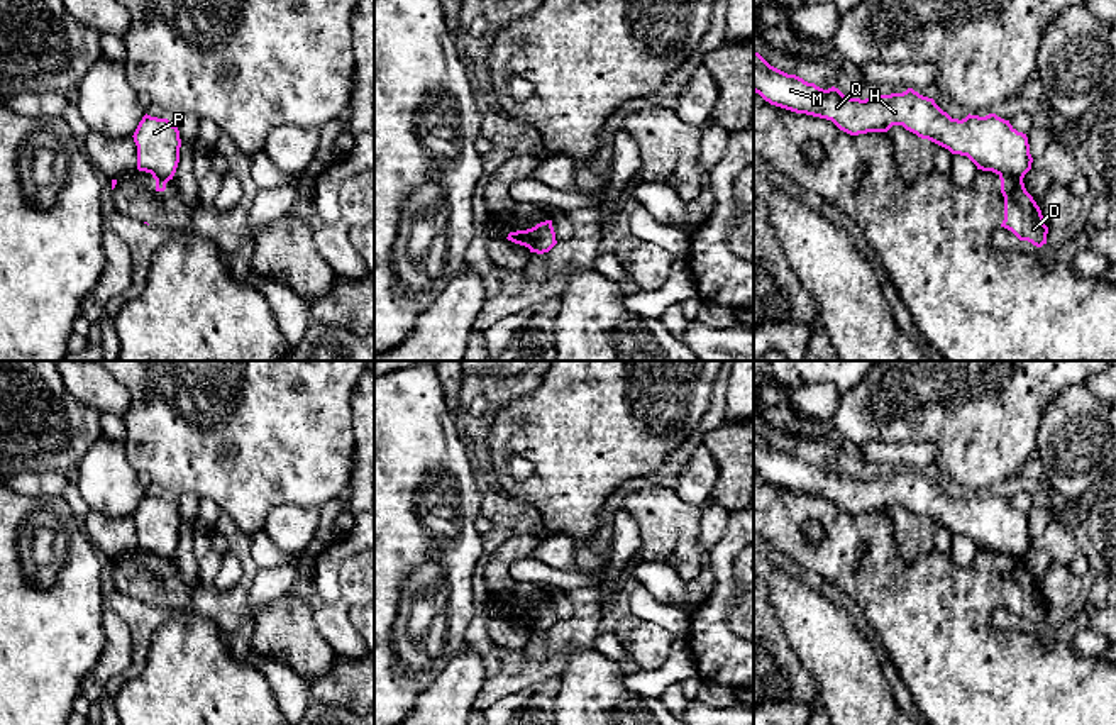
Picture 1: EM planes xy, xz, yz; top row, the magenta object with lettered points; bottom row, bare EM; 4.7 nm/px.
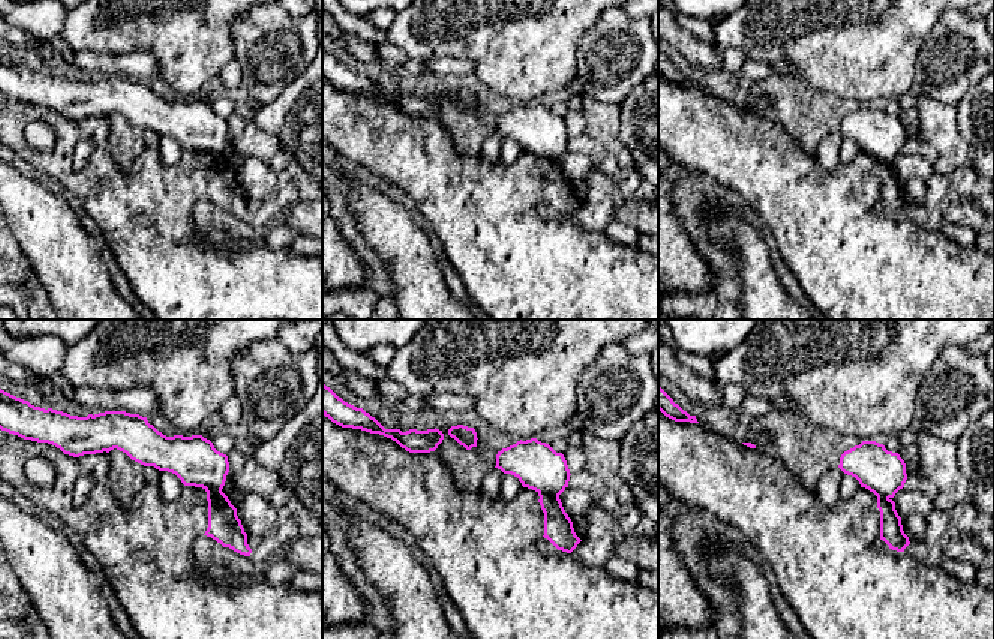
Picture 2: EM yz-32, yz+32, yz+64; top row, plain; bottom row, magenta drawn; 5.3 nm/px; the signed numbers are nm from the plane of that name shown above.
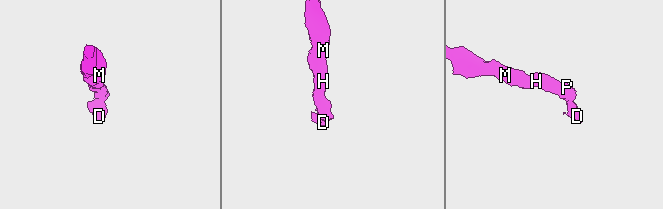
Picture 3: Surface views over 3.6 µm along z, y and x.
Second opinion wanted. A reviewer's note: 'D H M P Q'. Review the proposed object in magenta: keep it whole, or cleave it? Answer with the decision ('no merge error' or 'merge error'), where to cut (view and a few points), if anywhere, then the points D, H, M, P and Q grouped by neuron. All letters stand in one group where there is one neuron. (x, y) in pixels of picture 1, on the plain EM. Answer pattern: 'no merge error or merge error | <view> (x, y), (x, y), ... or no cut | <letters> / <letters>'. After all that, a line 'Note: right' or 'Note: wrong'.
merge error | yz (999, 553), (1022, 559) | D / H M P Q
Note: wrong

